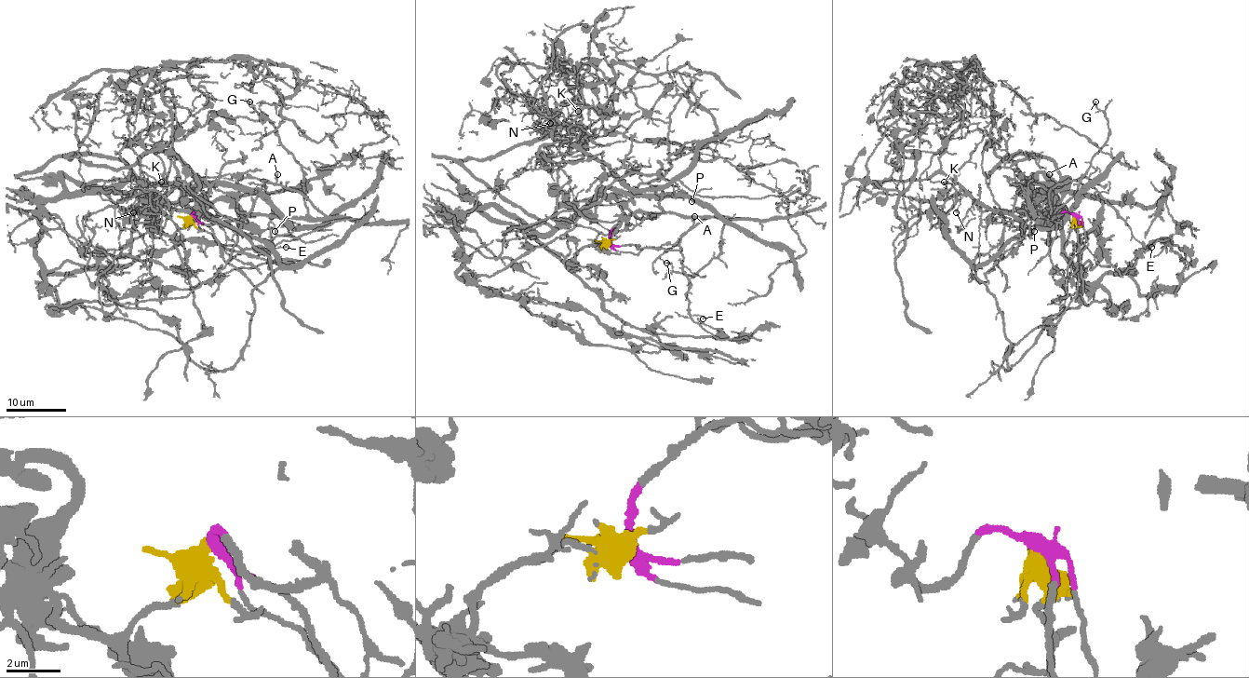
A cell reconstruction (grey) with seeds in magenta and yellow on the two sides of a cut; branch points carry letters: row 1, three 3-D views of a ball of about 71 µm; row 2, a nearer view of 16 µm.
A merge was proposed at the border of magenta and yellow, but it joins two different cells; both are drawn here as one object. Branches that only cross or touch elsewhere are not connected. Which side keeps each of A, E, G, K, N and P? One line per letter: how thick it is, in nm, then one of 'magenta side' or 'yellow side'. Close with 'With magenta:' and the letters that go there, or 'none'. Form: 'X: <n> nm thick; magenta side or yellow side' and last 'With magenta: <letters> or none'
A: 180 nm thick; magenta side
E: 150 nm thick; magenta side
G: 160 nm thick; magenta side
K: 220 nm thick; yellow side
N: 160 nm thick; yellow side
P: 130 nm thick; yellow side
With magenta: A, E, G

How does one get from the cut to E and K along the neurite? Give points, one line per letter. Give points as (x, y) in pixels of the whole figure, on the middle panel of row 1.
E: (610, 242), (611, 230), (636, 212), (741, 219), (711, 217), (679, 242), (689, 279), (689, 313), (702, 318)
K: (608, 242), (579, 250), (578, 269), (527, 234), (569, 180), (541, 160), (551, 168), (552, 131), (578, 111)

